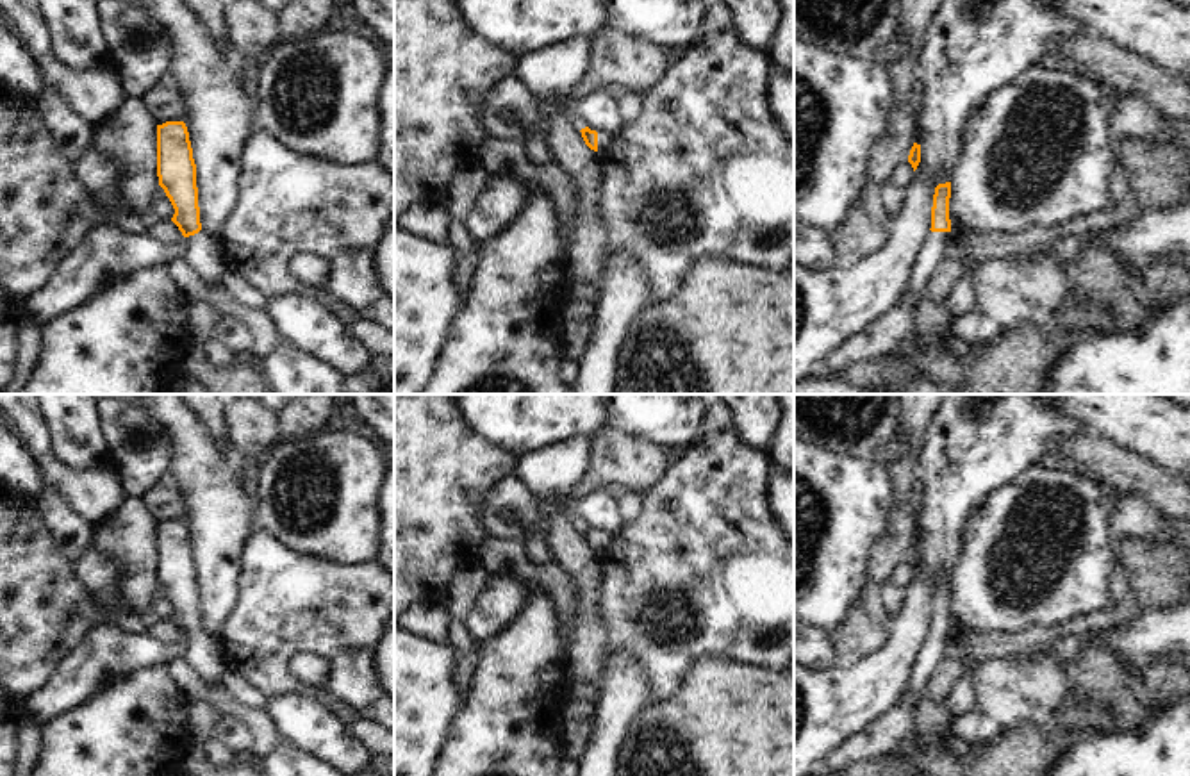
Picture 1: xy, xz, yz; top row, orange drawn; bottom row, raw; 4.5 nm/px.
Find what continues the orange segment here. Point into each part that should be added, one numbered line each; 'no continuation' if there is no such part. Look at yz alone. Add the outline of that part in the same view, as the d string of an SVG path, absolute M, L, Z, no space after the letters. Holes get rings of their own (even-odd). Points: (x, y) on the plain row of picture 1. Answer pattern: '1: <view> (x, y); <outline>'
1: yz (898, 725); M930 632L915 656L906 694L874 722L867 724L847 742L831 751L824 760L826 769L839 772L853 764L890 755L901 744L919 739L917 706L921 699L926 698L931 674L938 664L947 658L949 637L949 632Z

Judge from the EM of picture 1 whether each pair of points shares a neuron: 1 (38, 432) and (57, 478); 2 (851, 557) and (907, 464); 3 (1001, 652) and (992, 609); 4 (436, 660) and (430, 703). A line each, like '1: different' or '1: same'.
1: same
2: different
3: different
4: same

